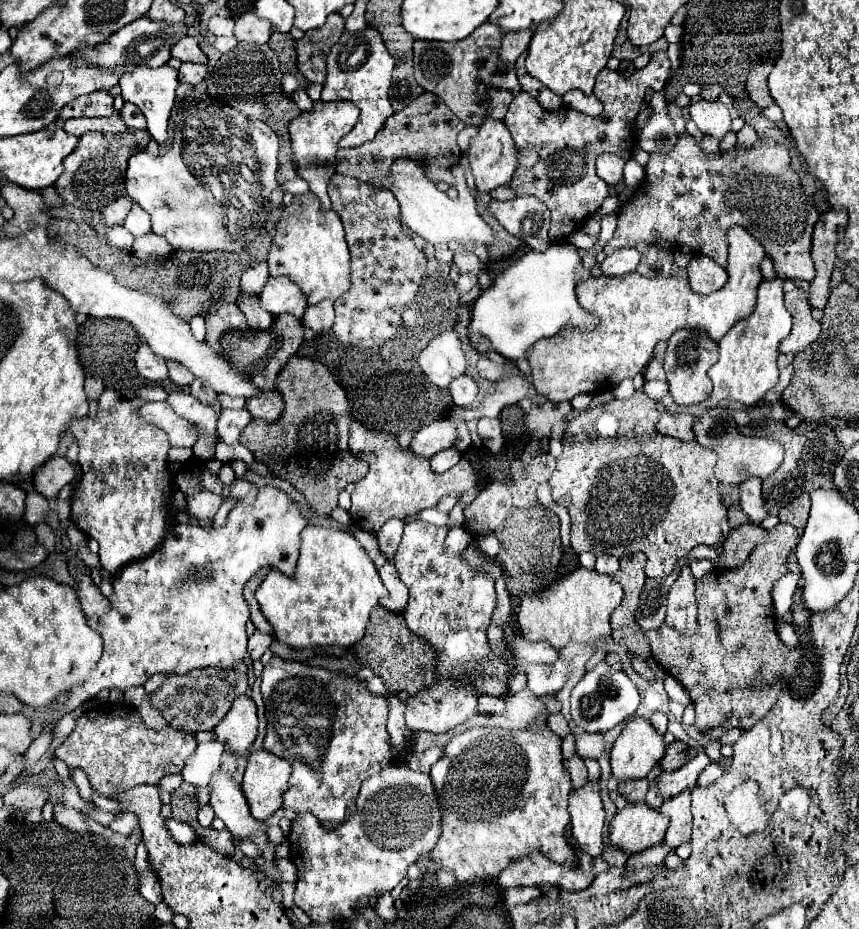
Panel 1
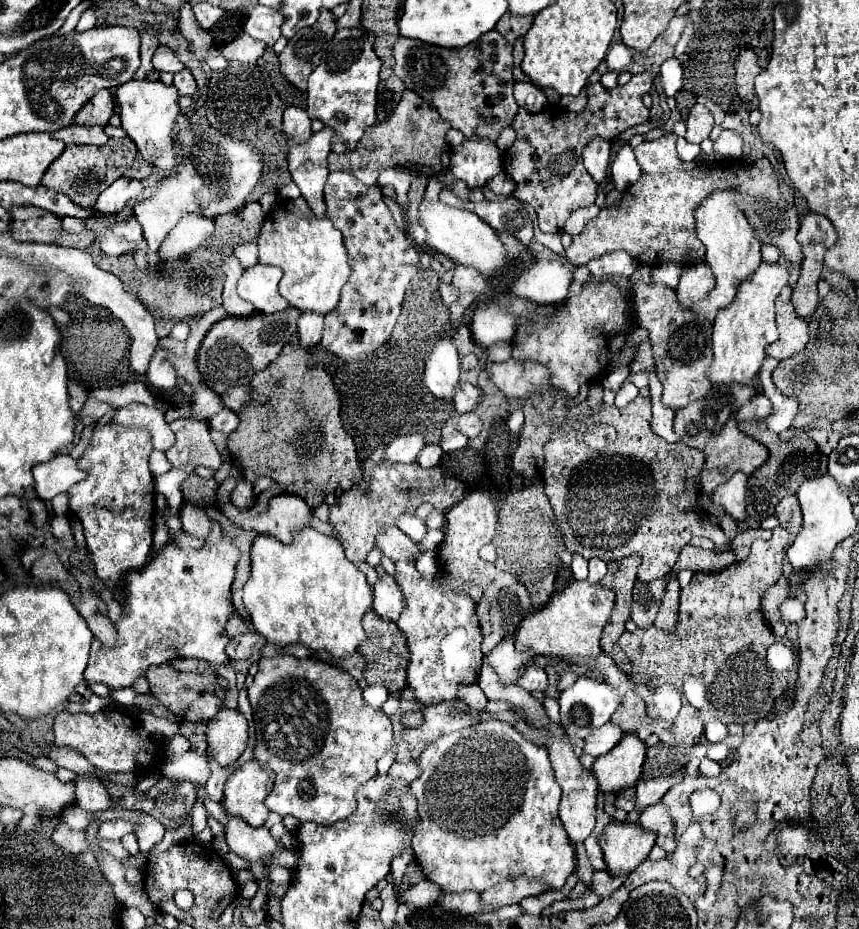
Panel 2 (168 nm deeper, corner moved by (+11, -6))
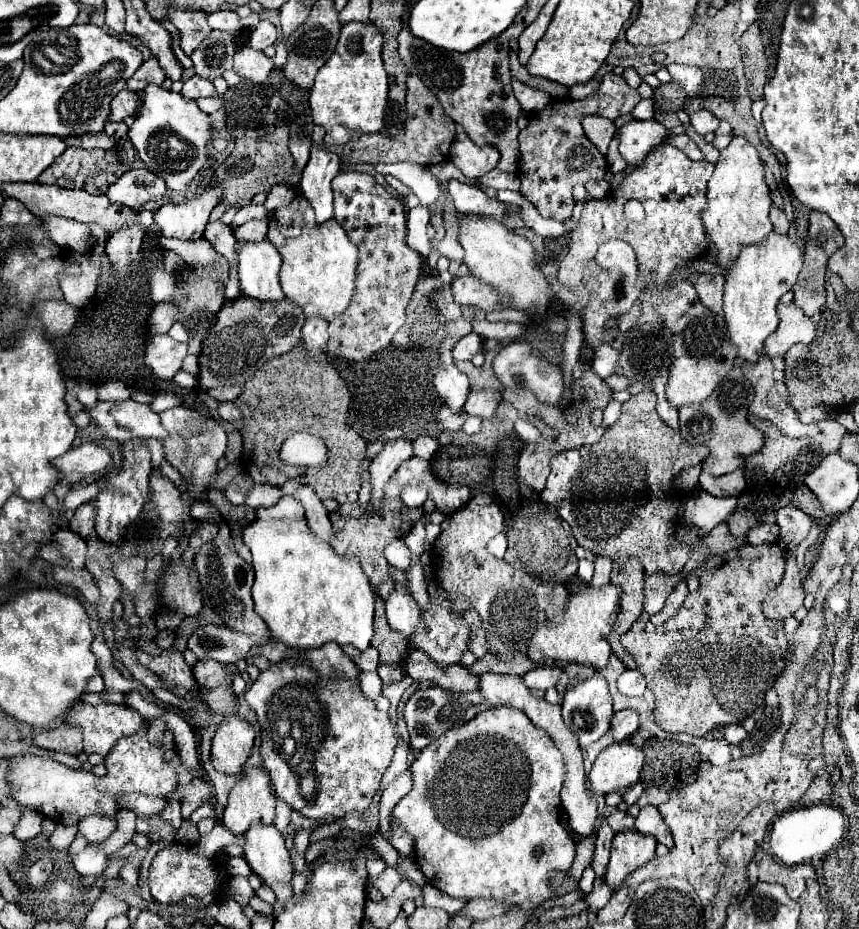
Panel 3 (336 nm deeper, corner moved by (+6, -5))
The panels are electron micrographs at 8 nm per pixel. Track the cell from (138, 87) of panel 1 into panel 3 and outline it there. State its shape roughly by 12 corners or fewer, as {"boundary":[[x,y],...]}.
{"boundary":[[146,85],[128,137],[184,191],[206,161],[212,119]]}

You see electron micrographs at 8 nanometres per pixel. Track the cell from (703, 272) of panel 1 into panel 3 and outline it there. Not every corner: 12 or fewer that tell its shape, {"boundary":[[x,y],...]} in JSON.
{"boundary":[[702,273],[694,289],[714,313],[722,313],[724,277]]}

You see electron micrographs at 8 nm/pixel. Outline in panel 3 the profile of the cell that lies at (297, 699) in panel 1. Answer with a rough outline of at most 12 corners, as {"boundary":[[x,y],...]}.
{"boundary":[[288,659],[244,697],[278,799],[310,819],[370,805],[390,715]]}

